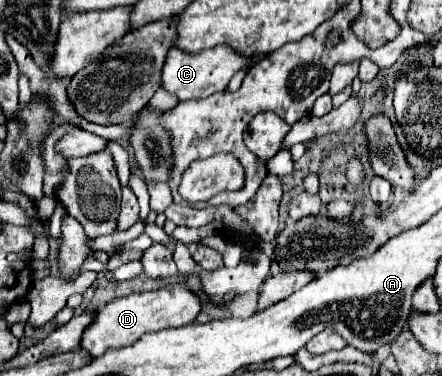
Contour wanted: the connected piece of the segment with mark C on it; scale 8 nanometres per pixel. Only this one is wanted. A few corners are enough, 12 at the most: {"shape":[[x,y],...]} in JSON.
{"shape":[[229,46],[169,50],[161,88],[179,102],[227,88],[251,58]]}

